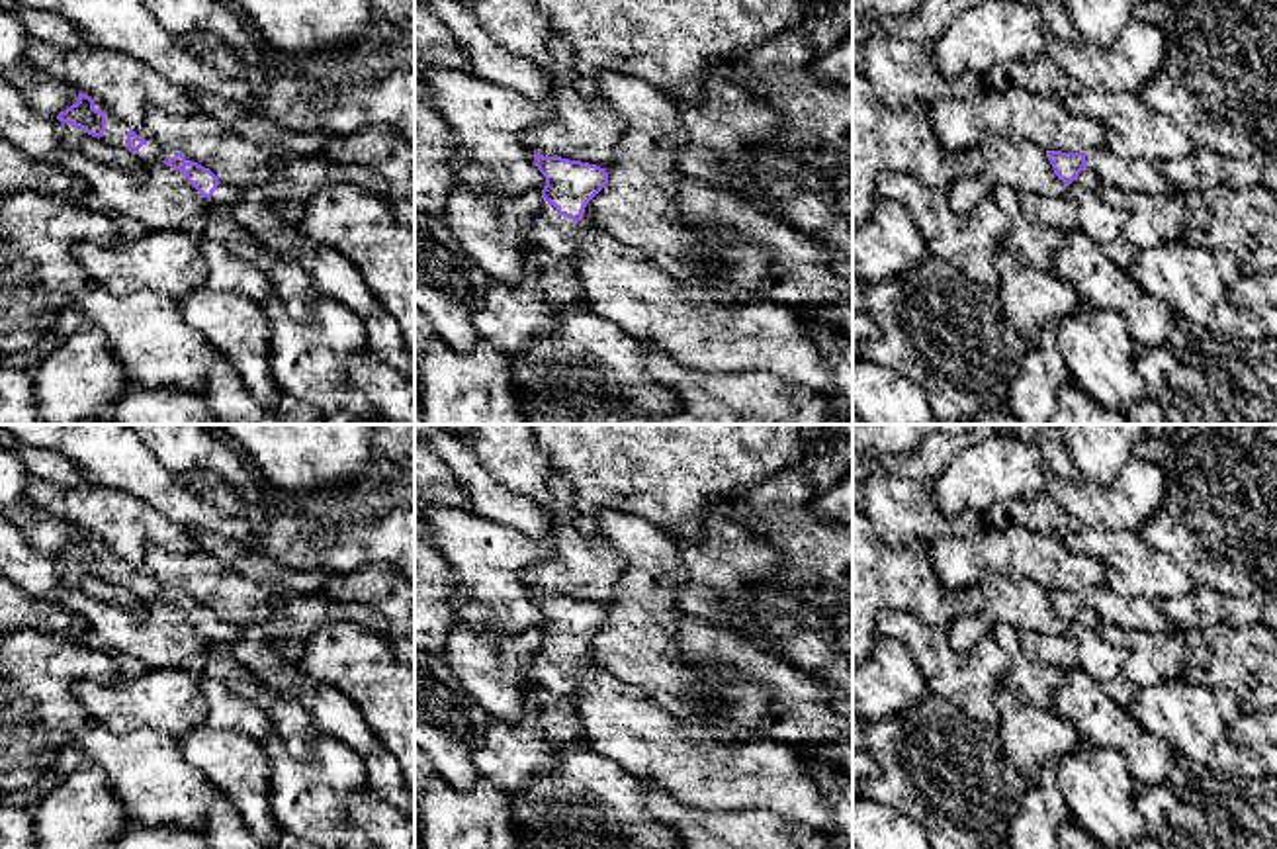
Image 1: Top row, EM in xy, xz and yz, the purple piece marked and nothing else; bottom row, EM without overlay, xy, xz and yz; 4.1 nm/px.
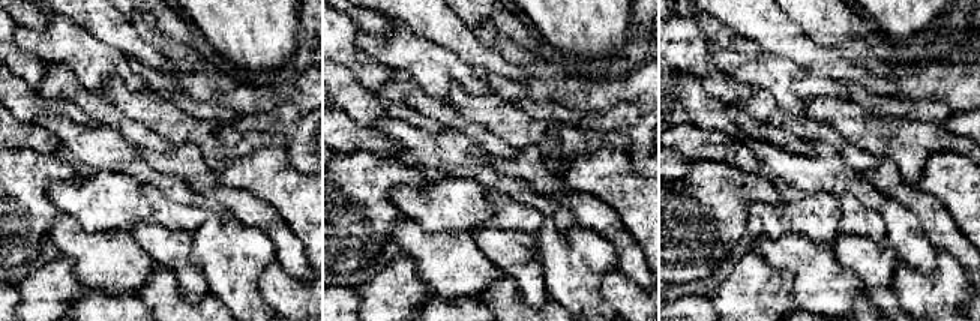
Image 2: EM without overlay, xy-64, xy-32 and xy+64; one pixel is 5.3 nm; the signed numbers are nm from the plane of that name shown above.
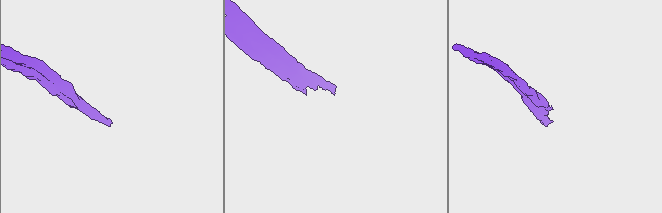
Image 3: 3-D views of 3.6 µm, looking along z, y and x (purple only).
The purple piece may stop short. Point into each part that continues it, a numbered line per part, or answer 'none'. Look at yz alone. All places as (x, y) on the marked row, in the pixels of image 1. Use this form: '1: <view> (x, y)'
1: yz (1131, 175)

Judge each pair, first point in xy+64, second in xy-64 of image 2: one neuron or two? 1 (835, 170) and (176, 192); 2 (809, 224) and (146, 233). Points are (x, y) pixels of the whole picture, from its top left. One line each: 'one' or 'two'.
1: one
2: two

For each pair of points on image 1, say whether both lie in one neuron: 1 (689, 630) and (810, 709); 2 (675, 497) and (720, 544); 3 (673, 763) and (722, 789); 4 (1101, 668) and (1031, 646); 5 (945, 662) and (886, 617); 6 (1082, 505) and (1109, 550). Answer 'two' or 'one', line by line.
1: one
2: two
3: one
4: one
5: one
6: two

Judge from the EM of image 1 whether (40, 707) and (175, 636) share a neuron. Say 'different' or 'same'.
different

